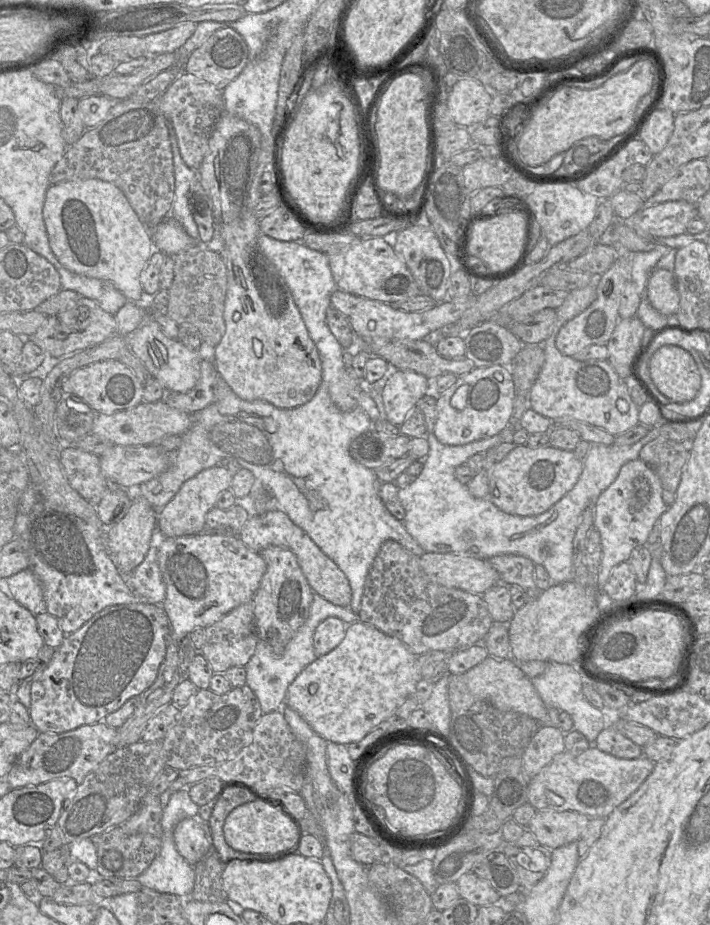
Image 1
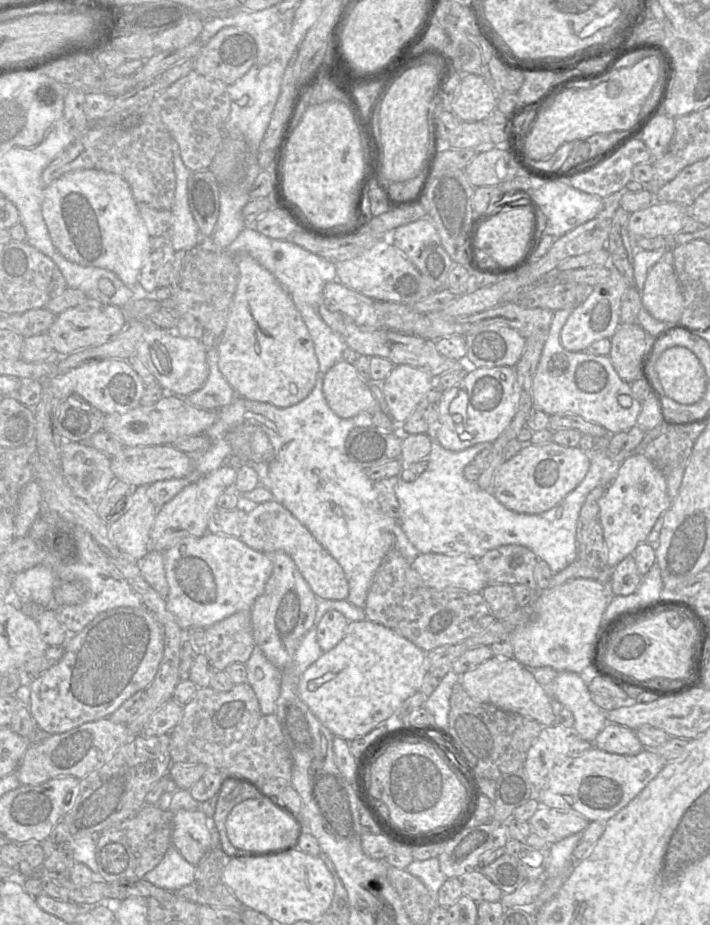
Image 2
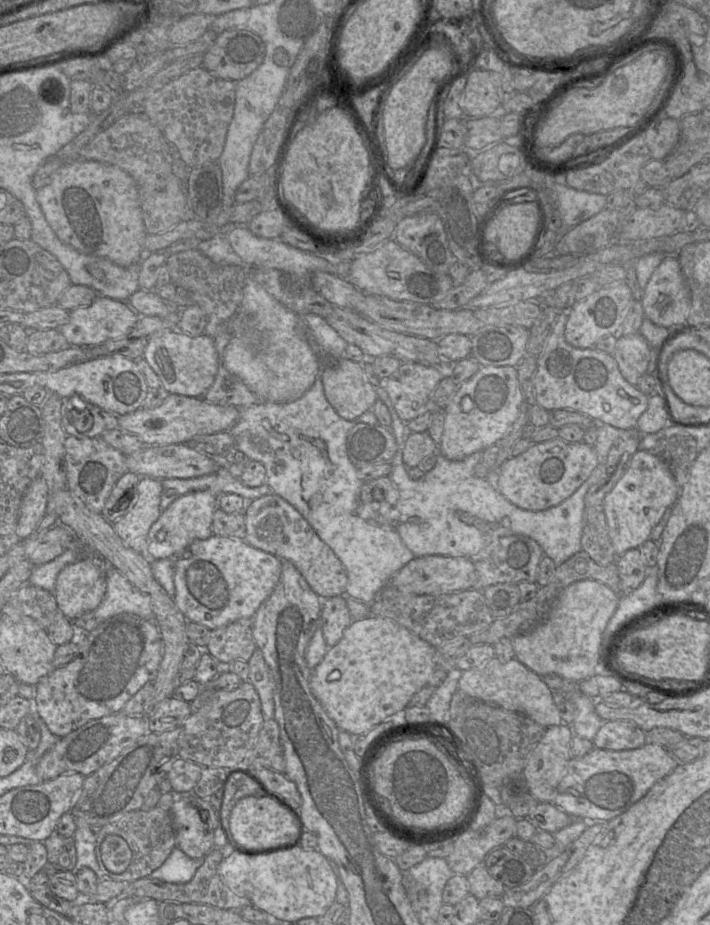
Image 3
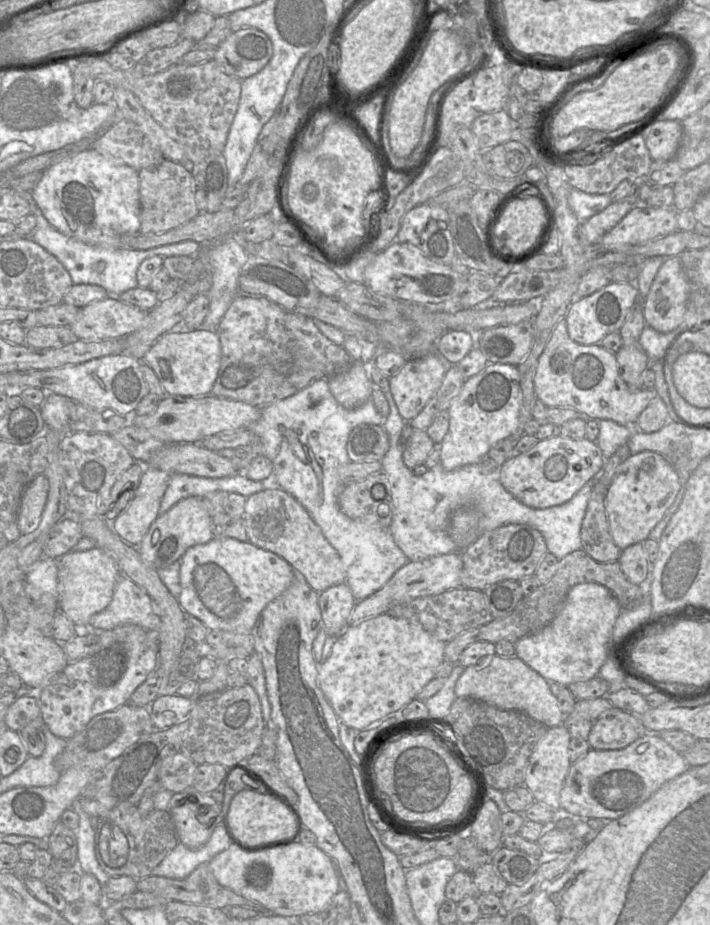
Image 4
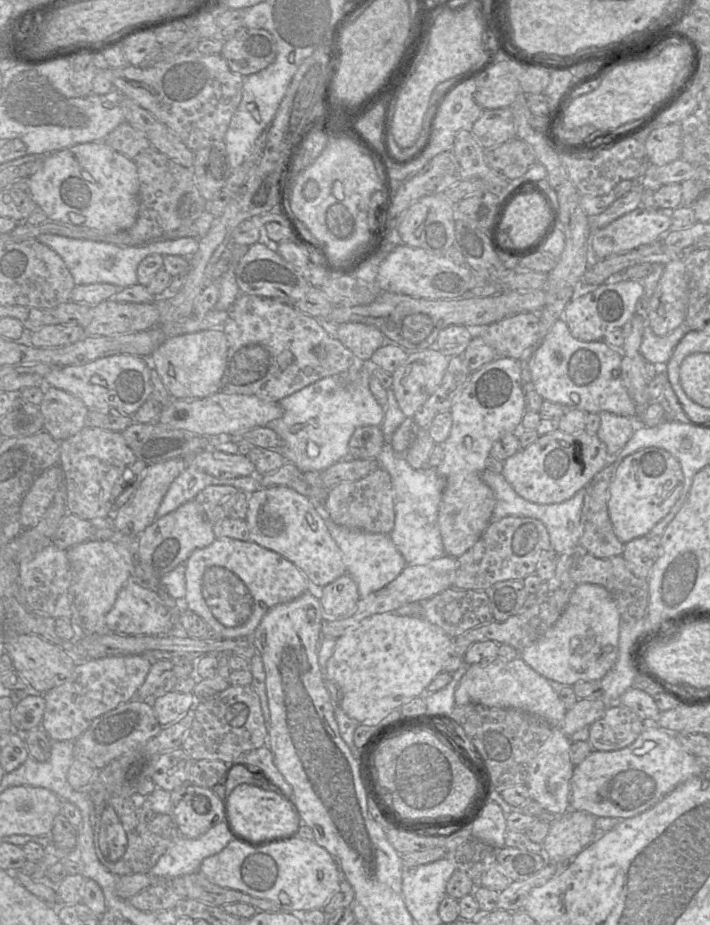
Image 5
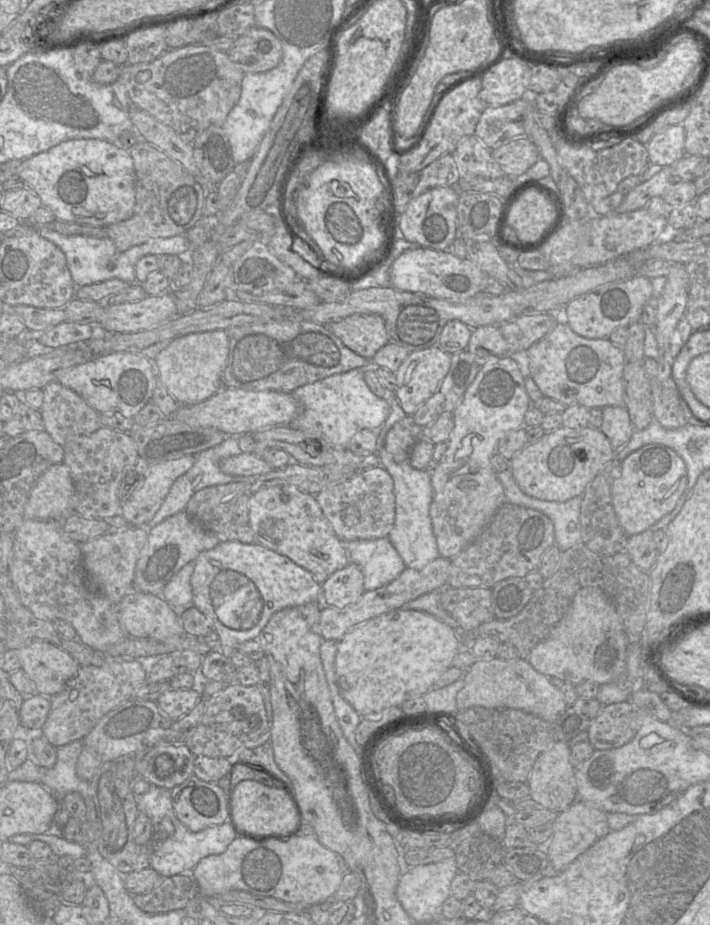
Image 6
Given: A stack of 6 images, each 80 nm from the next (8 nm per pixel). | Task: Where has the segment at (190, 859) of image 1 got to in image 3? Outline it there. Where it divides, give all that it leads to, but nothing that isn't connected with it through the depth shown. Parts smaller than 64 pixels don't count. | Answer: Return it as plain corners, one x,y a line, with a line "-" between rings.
193,792
177,795
170,812
176,847
190,858
204,858
214,848
214,832
221,826
220,814
207,798
200,798

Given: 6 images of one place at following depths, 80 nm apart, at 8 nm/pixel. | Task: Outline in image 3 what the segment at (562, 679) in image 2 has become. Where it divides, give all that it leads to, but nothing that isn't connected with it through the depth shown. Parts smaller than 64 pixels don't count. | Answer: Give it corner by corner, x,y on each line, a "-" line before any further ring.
579,685
570,691
568,699
576,707
576,717
571,724
568,724
573,731
573,735
593,741
604,722
595,711
595,700
582,693

